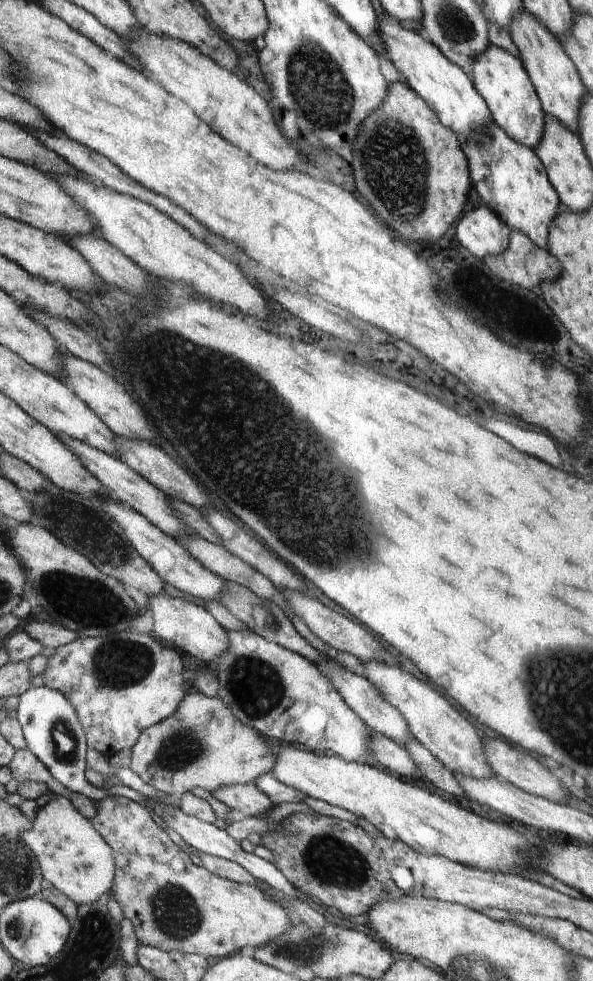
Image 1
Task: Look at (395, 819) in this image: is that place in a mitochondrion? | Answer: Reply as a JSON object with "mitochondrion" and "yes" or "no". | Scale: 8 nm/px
{"mitochondrion":"no"}

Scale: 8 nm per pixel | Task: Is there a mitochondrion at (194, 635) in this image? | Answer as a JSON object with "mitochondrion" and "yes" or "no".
{"mitochondrion":"no"}

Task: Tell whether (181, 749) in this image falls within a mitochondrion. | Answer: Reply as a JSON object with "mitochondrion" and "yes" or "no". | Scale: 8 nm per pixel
{"mitochondrion":"yes"}

